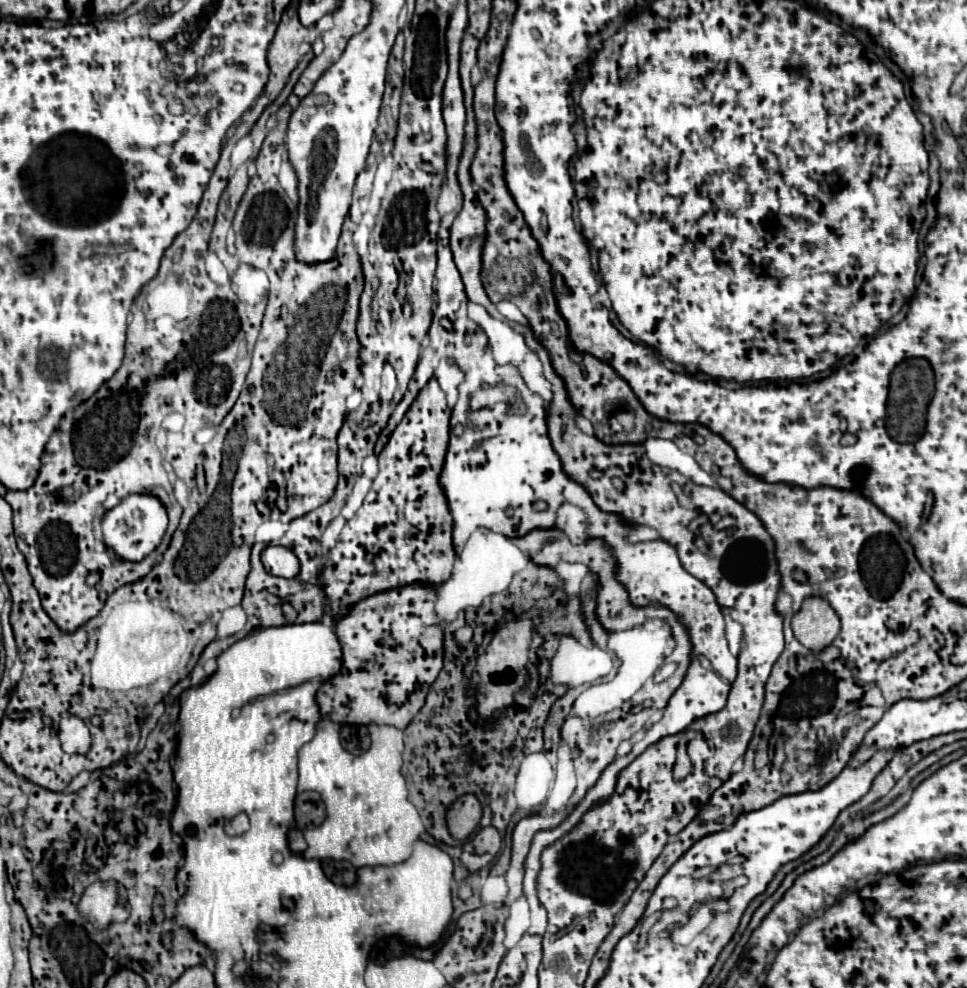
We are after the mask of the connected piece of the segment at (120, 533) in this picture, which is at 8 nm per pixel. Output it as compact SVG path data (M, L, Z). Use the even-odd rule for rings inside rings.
M129 495L117 507L103 515L103 541L113 547L113 551L127 561L141 561L147 557L163 539L167 529L167 511L155 495Z

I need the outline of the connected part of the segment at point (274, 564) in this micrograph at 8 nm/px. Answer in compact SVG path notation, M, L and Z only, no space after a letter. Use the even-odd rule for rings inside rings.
M269 545L263 553L261 553L261 561L267 573L275 575L275 577L295 577L299 573L299 559L295 557L293 551L285 549L285 547L273 547Z

